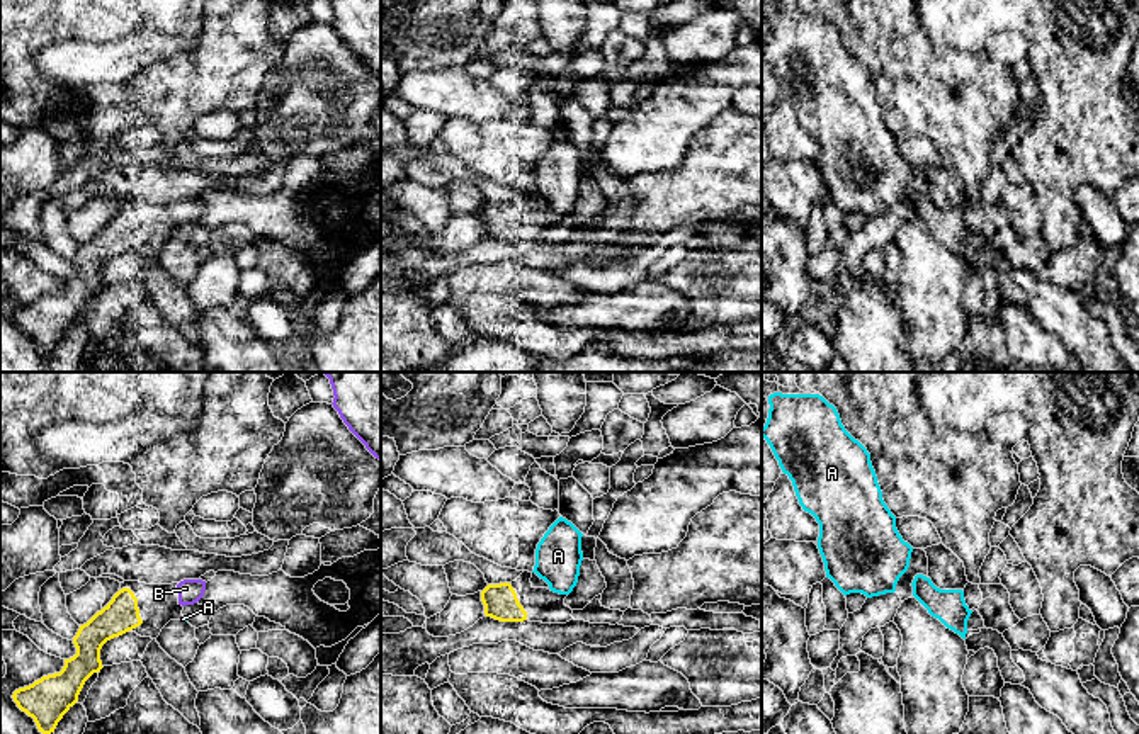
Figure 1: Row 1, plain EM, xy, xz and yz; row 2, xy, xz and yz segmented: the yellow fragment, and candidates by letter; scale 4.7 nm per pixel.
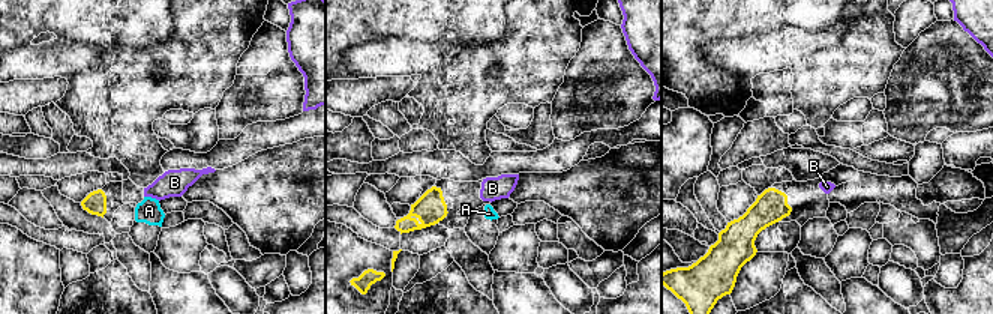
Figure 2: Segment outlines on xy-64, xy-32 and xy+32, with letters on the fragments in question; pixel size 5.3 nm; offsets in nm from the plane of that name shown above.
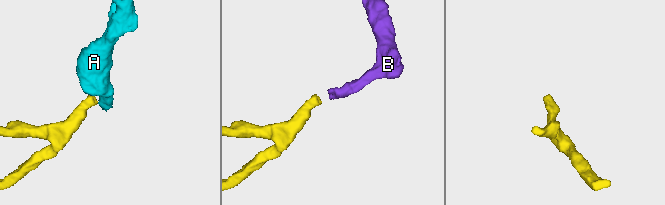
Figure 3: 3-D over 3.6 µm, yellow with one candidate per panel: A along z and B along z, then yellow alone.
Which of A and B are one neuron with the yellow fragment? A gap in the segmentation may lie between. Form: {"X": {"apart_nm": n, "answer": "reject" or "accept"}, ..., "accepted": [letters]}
{"A": {"apart_nm": 120, "answer": "reject"}, "B": {"apart_nm": 190, "answer": "accept"}, "accepted": ["B"]}

